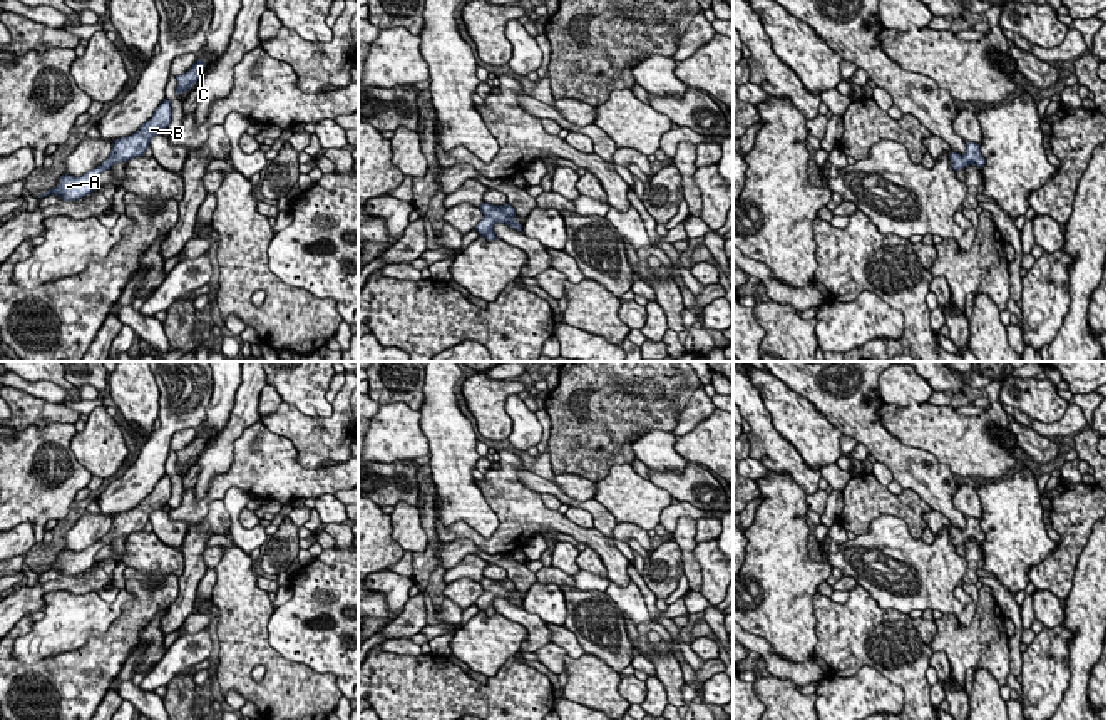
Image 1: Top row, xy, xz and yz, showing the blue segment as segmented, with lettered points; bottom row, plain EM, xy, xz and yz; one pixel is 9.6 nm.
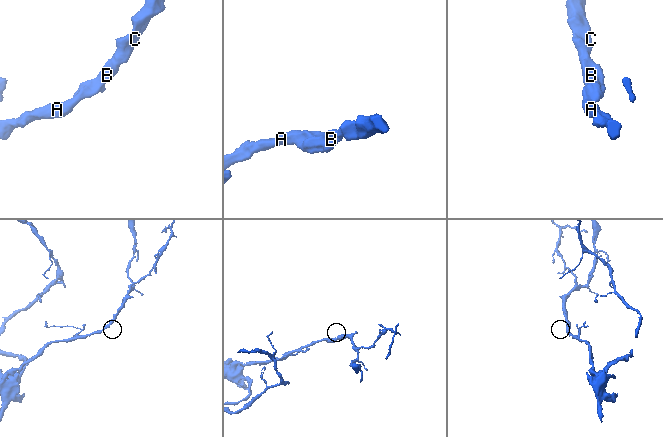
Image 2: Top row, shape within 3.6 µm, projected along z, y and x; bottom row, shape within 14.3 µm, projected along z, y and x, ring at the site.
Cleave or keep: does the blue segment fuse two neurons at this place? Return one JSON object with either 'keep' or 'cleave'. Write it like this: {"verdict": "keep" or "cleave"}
{"verdict": "keep"}

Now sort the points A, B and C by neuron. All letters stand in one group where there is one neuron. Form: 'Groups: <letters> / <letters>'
Groups: A B C

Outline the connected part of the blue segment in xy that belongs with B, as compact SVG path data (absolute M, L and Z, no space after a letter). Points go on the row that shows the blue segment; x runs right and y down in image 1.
M167 99L154 111L152 117L146 121L134 134L119 137L114 141L110 156L95 169L85 172L84 176L60 176L60 183L50 191L40 194L40 198L55 194L64 201L75 201L95 189L95 179L115 162L131 161L134 157L144 156L149 147L149 141L164 132L171 124L171 102Z

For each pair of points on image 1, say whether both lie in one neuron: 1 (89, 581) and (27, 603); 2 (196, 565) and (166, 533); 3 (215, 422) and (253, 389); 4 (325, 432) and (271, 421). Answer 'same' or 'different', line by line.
1: same
2: different
3: different
4: same

